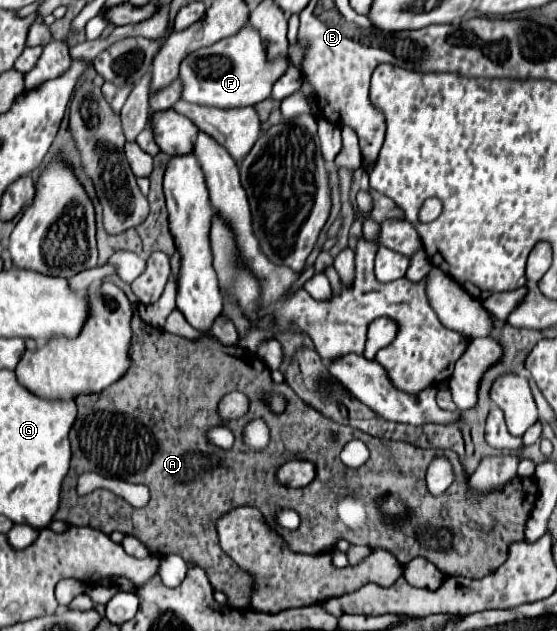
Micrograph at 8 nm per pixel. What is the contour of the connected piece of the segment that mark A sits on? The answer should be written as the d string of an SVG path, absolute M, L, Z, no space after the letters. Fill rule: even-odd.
M133 304L133 344L129 348L129 360L133 364L129 366L129 372L117 380L117 384L111 384L109 388L97 392L97 394L81 394L75 398L77 404L77 420L73 422L73 432L69 432L71 448L73 448L73 462L69 468L69 476L65 476L65 484L61 484L61 508L57 510L57 516L53 520L65 520L75 526L89 526L97 528L105 534L111 534L113 530L119 530L121 534L135 536L141 540L147 550L161 558L163 554L177 554L185 558L189 564L197 564L205 570L209 576L209 582L215 590L223 592L229 600L229 606L237 610L251 608L251 594L253 594L253 576L249 572L241 572L241 568L221 550L219 538L217 538L217 520L231 512L237 506L255 506L261 510L261 514L271 520L271 526L275 524L275 516L279 510L295 510L301 518L301 524L297 530L281 530L281 536L287 540L289 548L293 552L301 554L321 554L331 550L339 538L345 538L351 544L383 548L391 552L401 566L409 564L409 560L421 556L433 562L445 576L465 576L465 578L485 578L491 572L495 572L509 554L509 544L517 540L525 540L525 524L533 512L533 504L537 502L537 480L531 478L513 478L505 490L491 490L489 494L475 494L469 490L469 478L465 476L465 466L461 464L459 456L455 452L435 452L423 450L405 442L393 442L383 438L373 438L357 428L337 424L315 408L307 406L285 382L273 384L269 368L257 360L257 356L241 346L223 346L213 338L201 338L197 342L191 342L187 338L175 336L165 332L163 328L153 328L145 324L139 318L137 306ZM229 392L243 392L249 398L249 412L243 418L255 418L261 416L265 424L271 430L271 442L263 450L249 448L241 438L241 418L223 422L227 424L235 434L235 446L231 450L221 450L209 440L205 440L205 430L221 424L217 404L219 400ZM271 394L281 394L287 402L283 414L275 414L269 408L267 398ZM351 440L363 440L367 448L371 450L371 458L361 468L347 468L339 460L339 454L343 446ZM445 454L455 470L455 482L445 490L441 496L433 496L427 490L425 484L425 470L429 462L437 456ZM289 460L309 460L315 464L315 480L305 488L287 488L279 486L275 480L275 472L281 464ZM83 472L97 472L105 478L117 478L131 484L145 484L149 488L149 502L143 508L133 508L129 502L121 500L109 490L95 490L87 496L77 496L75 482L77 476ZM379 494L399 494L399 498L407 504L409 516L401 524L387 526L375 506L375 496ZM345 496L357 496L361 500L367 500L367 528L361 530L349 530L343 526L343 522L337 518L337 502Z

